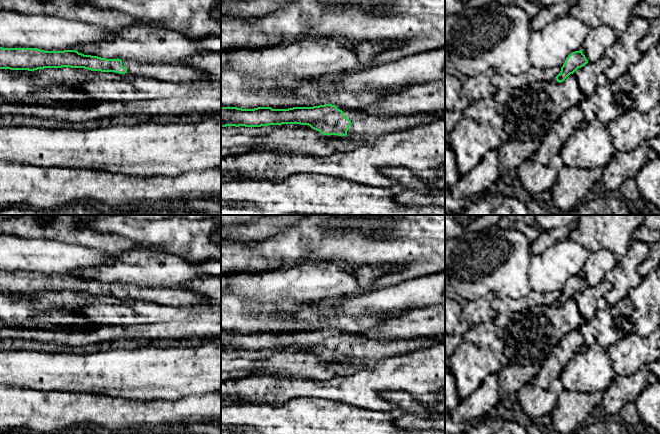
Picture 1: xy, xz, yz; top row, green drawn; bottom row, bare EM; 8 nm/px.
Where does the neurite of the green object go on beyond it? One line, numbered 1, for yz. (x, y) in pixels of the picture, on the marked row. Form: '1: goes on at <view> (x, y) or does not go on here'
1: does not go on here

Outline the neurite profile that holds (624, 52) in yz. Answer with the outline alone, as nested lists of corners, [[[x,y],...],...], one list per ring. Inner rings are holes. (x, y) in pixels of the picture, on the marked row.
[[[632,17],[629,27],[617,35],[615,43],[606,49],[605,56],[612,60],[604,75],[611,81],[617,80],[628,72],[628,67],[637,63],[643,53],[638,49],[638,42],[648,33],[649,21],[641,17]]]

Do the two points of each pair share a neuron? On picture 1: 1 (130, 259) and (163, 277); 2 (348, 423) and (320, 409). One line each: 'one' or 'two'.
1: one
2: one

